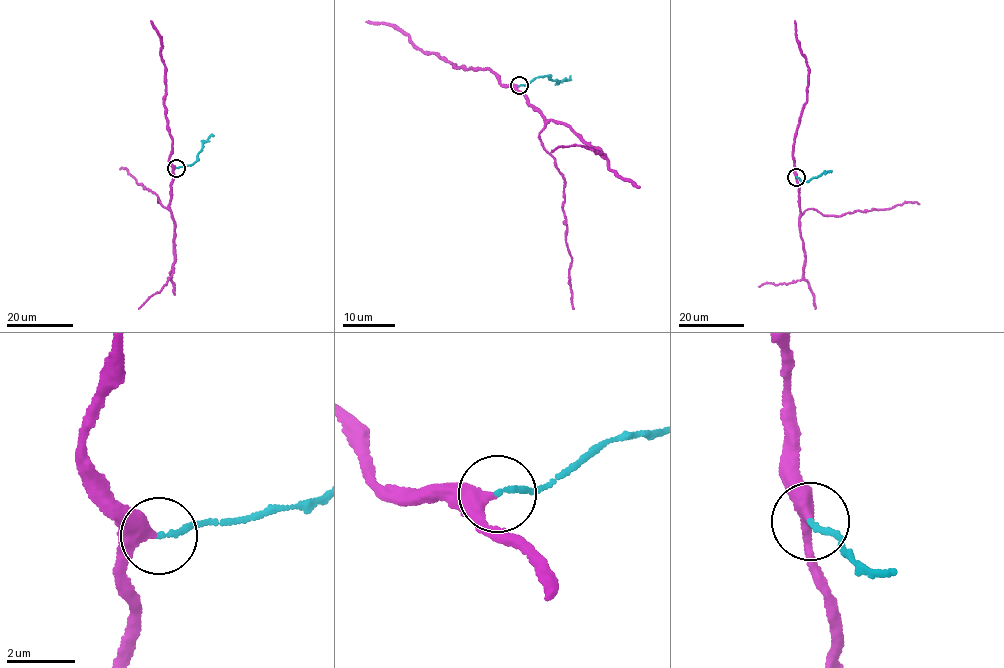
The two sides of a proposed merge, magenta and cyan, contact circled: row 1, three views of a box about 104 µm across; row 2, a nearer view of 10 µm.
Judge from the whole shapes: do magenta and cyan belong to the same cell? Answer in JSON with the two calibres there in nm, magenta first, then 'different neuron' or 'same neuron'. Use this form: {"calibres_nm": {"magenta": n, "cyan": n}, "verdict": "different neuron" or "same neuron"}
{"calibres_nm": {"magenta": 360, "cyan": 150}, "verdict": "same neuron"}

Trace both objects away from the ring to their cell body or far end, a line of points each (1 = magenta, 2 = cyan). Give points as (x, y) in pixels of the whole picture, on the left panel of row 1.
1: (176, 168), (173, 170), (171, 204), (166, 208), (157, 201), (154, 193), (137, 183), (128, 170), (119, 169)
2: (176, 168), (197, 161), (203, 144), (214, 135)

